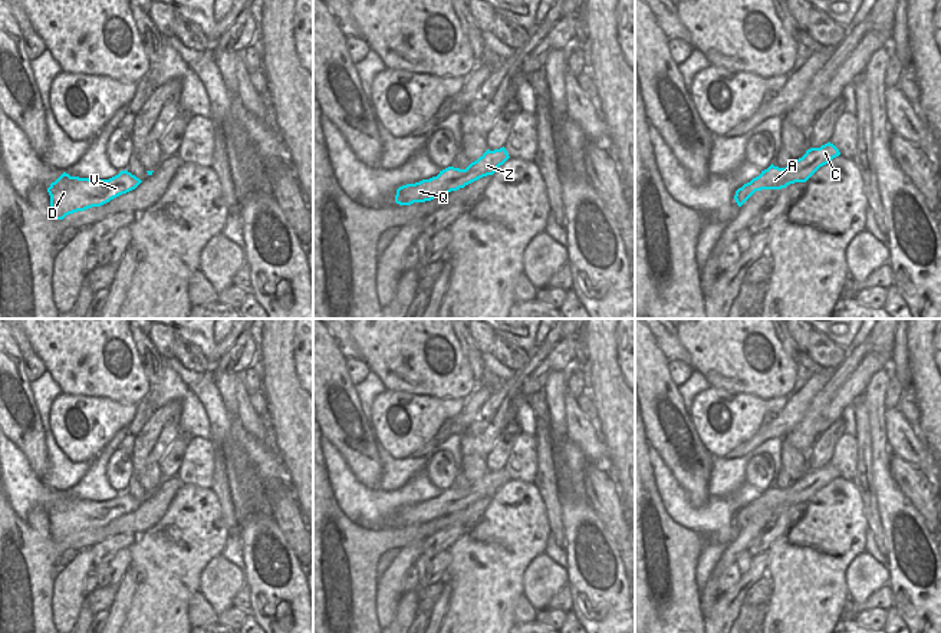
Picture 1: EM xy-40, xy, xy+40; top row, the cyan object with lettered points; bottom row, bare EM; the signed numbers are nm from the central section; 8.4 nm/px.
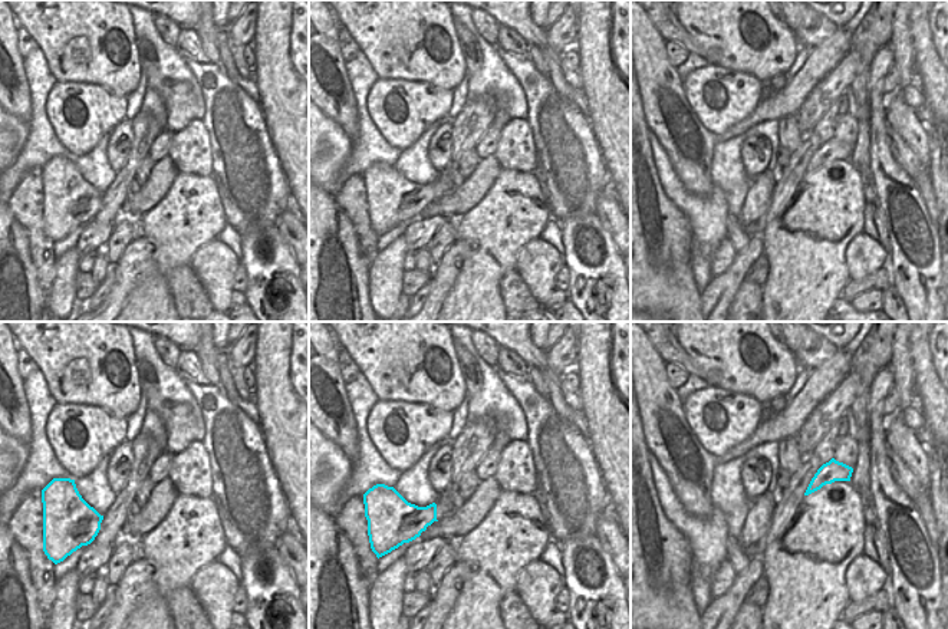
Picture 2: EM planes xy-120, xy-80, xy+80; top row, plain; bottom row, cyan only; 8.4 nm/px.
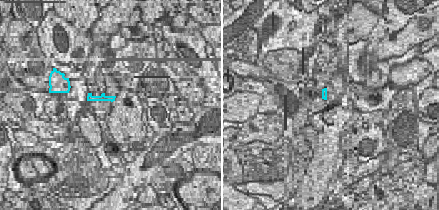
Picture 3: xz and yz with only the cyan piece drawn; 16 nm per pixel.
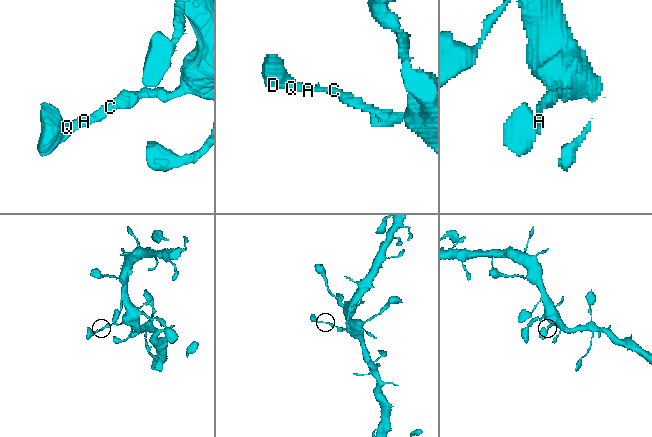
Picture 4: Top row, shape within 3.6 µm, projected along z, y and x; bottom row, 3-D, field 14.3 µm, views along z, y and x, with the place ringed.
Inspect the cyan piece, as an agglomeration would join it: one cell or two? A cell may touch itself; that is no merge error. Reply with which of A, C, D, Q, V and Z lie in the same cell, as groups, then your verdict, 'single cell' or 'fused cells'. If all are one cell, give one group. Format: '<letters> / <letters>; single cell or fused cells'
A C D Q V Z; single cell

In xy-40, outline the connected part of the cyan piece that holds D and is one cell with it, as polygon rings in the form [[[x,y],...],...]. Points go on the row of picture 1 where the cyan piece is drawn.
[[[126,169],[109,179],[79,178],[63,172],[47,188],[52,218],[63,220],[69,214],[101,207],[135,189],[141,182],[139,178]]]

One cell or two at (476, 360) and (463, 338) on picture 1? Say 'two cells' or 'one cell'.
one cell

